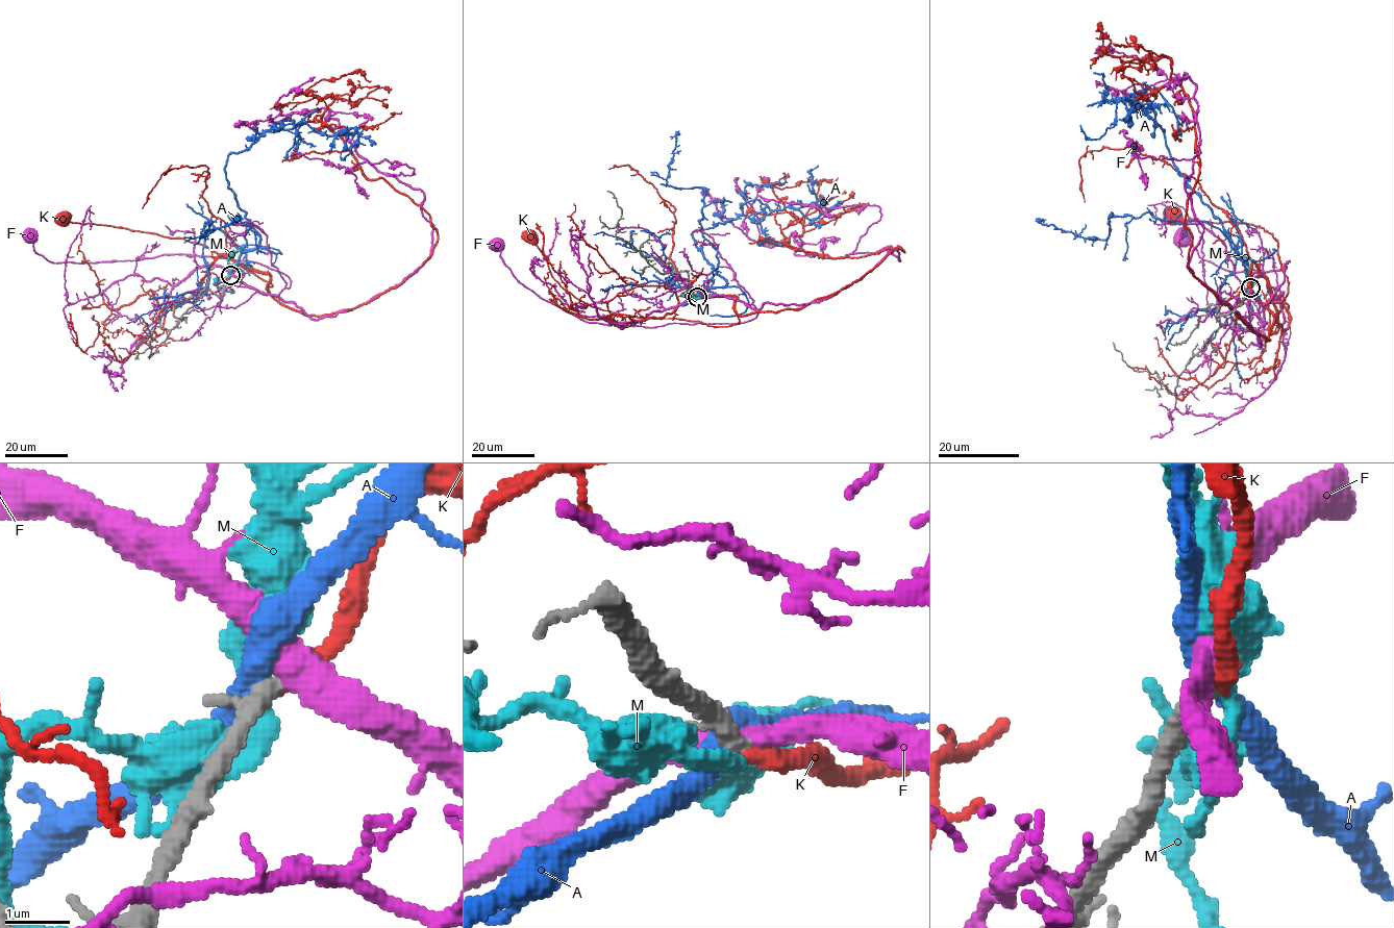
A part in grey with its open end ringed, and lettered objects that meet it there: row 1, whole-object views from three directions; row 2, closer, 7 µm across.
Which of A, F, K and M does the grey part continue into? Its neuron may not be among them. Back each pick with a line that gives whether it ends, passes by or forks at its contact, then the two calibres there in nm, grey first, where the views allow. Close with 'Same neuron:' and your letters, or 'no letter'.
K: it ends | 320/320 nm
Same neuron: K

